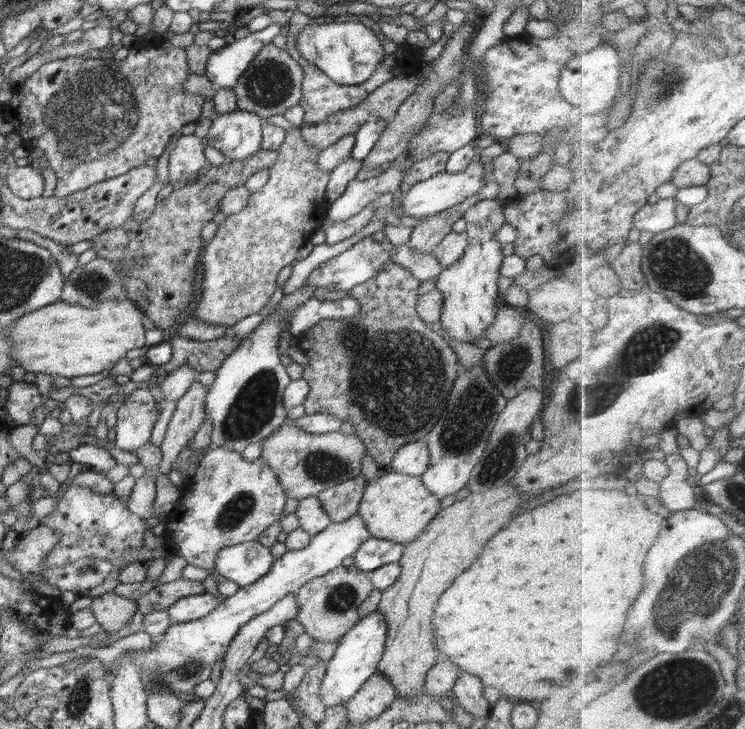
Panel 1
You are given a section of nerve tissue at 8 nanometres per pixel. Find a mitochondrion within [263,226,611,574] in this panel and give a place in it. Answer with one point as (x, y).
(410, 380)

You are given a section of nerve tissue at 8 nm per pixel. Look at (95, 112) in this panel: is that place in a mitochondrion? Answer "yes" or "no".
yes

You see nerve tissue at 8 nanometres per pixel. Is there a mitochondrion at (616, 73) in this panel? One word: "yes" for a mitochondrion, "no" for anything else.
no

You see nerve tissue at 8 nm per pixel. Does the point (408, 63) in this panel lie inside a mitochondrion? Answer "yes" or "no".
no

